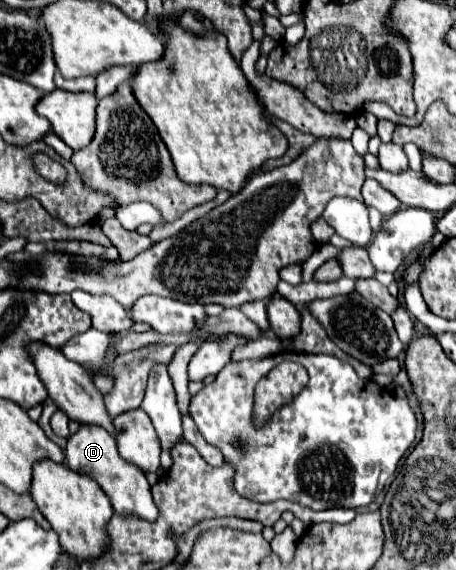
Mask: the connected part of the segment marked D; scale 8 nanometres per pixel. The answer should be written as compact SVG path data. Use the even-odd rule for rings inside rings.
M79 427L77 435L71 435L69 441L67 441L65 457L67 457L67 465L73 471L79 471L79 473L87 475L87 477L95 479L101 485L101 489L111 499L113 511L117 515L121 515L121 517L135 515L135 517L145 519L145 521L155 521L157 519L157 507L153 503L151 485L149 485L145 473L139 471L135 465L127 463L119 455L113 437L109 437L109 433L105 429L99 429L99 427Z

